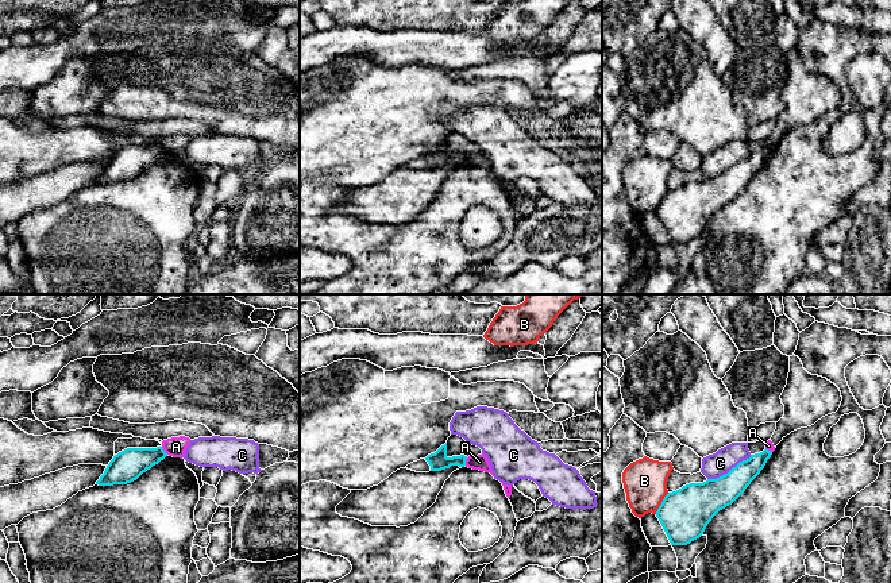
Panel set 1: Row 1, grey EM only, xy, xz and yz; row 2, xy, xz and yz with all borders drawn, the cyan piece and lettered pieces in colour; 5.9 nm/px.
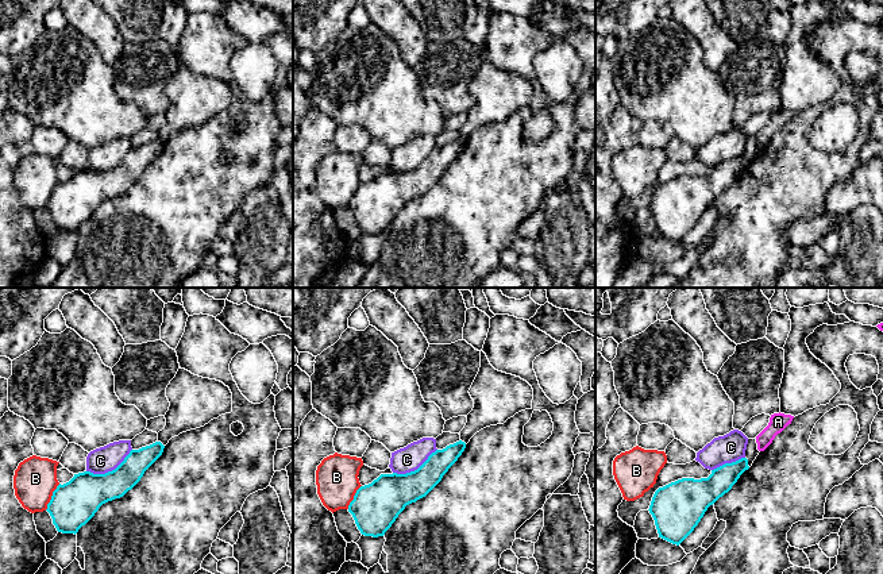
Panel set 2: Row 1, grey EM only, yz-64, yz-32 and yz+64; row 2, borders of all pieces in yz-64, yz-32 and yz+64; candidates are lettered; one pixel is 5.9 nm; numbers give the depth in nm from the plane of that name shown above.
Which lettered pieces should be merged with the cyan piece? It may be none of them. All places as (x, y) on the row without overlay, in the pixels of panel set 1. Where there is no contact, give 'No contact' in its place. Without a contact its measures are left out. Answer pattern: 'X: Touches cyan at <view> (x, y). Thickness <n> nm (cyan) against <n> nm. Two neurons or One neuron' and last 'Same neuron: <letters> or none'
A: Touches cyan at xy (164, 149). Thickness 190 nm (cyan) against 120 nm. Two neurons
B: Touches cyan at yz (662, 201). Thickness 300 nm (cyan) against 260 nm. Two neurons
C: Touches cyan at yz (731, 168). Thickness 220 nm (cyan) against 140 nm. Two neurons
Same neuron: none

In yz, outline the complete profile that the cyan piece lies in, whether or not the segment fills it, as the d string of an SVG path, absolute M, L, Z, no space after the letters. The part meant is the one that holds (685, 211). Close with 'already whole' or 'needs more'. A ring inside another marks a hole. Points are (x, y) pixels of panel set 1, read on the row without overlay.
M764 147L740 159L728 171L690 181L668 190L656 209L671 243L687 243L699 236L711 216L732 202L764 166L772 148Z; already whole

